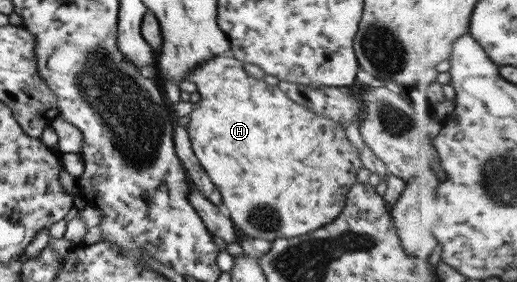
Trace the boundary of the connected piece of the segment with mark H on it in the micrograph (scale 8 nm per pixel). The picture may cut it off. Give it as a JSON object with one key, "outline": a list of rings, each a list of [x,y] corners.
{"outline":[[[229,54],[219,55],[215,59],[205,60],[195,67],[189,68],[189,71],[184,77],[185,80],[191,81],[195,84],[196,91],[194,95],[194,105],[189,114],[189,121],[186,125],[188,138],[194,156],[198,159],[199,165],[203,171],[209,175],[211,183],[221,193],[221,201],[227,209],[222,209],[227,217],[232,221],[235,229],[239,229],[243,234],[249,235],[252,239],[265,239],[269,242],[275,238],[287,239],[290,237],[297,237],[298,235],[305,235],[317,227],[323,227],[331,223],[333,219],[339,215],[345,203],[345,193],[349,191],[349,187],[355,182],[355,173],[362,167],[359,159],[359,152],[353,147],[353,144],[346,138],[344,130],[342,130],[338,123],[331,121],[324,115],[315,113],[309,108],[300,106],[298,103],[291,101],[278,87],[269,85],[263,80],[255,79],[247,76],[243,70],[243,63],[237,59],[233,59]]]}

